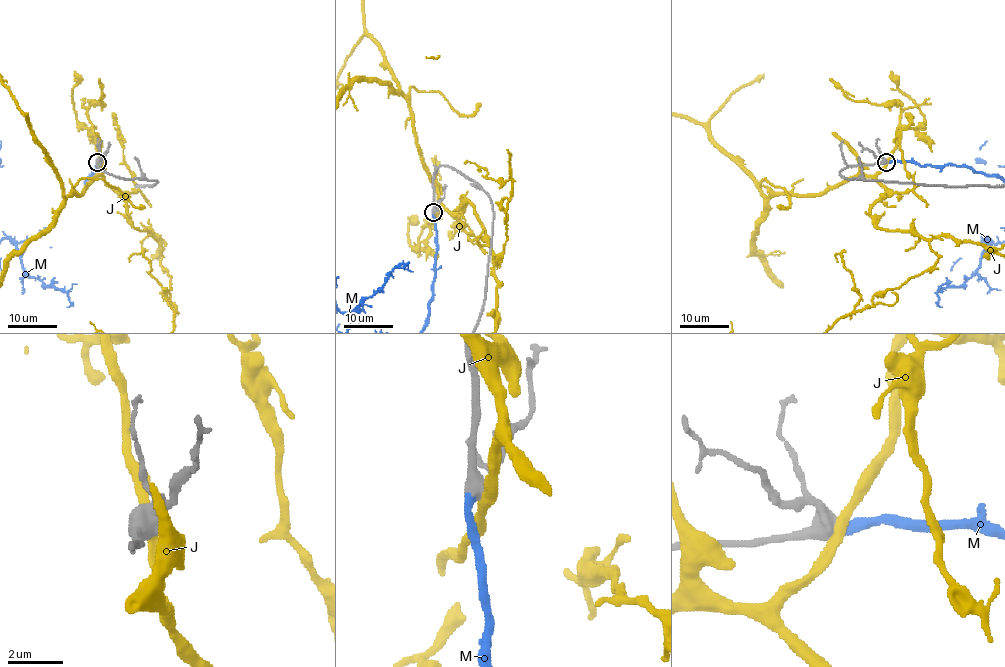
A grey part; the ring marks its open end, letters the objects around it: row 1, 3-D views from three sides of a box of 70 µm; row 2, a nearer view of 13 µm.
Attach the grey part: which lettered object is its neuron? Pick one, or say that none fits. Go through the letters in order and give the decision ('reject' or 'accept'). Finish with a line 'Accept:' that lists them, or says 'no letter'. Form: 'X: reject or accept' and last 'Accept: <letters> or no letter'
J: reject
M: accept
Accept: M

